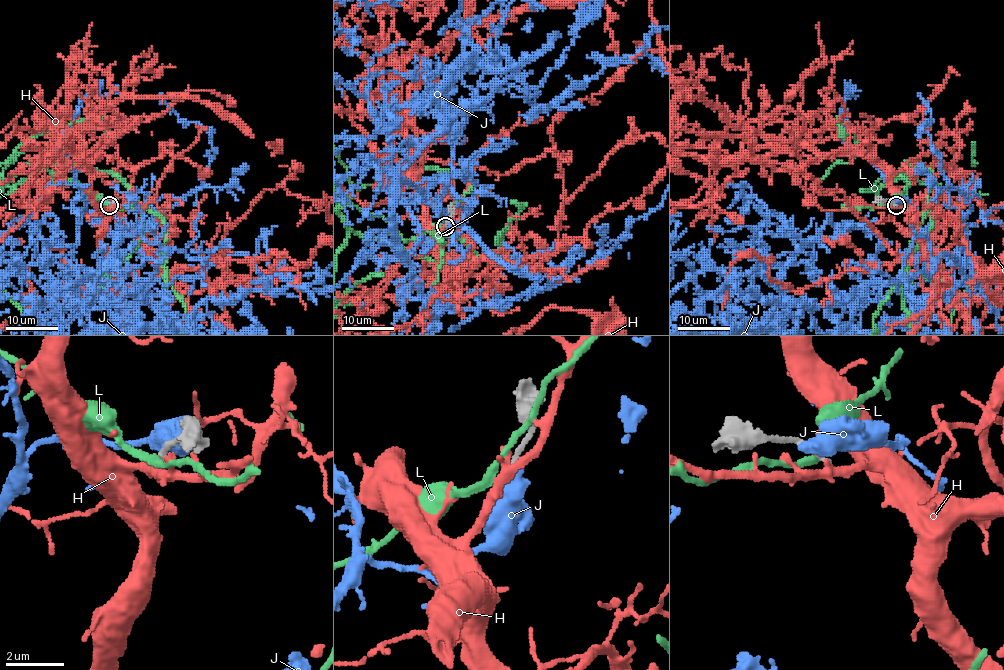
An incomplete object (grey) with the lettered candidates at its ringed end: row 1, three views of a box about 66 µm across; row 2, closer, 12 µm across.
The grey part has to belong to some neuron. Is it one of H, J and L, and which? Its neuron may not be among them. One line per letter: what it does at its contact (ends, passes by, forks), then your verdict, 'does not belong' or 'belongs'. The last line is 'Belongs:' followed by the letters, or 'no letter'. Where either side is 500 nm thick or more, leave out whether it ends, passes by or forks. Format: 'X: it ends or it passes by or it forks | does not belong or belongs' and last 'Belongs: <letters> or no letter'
H: it passes by | does not belong
J: does not belong
L: it passes by | does not belong
Belongs: no letter

